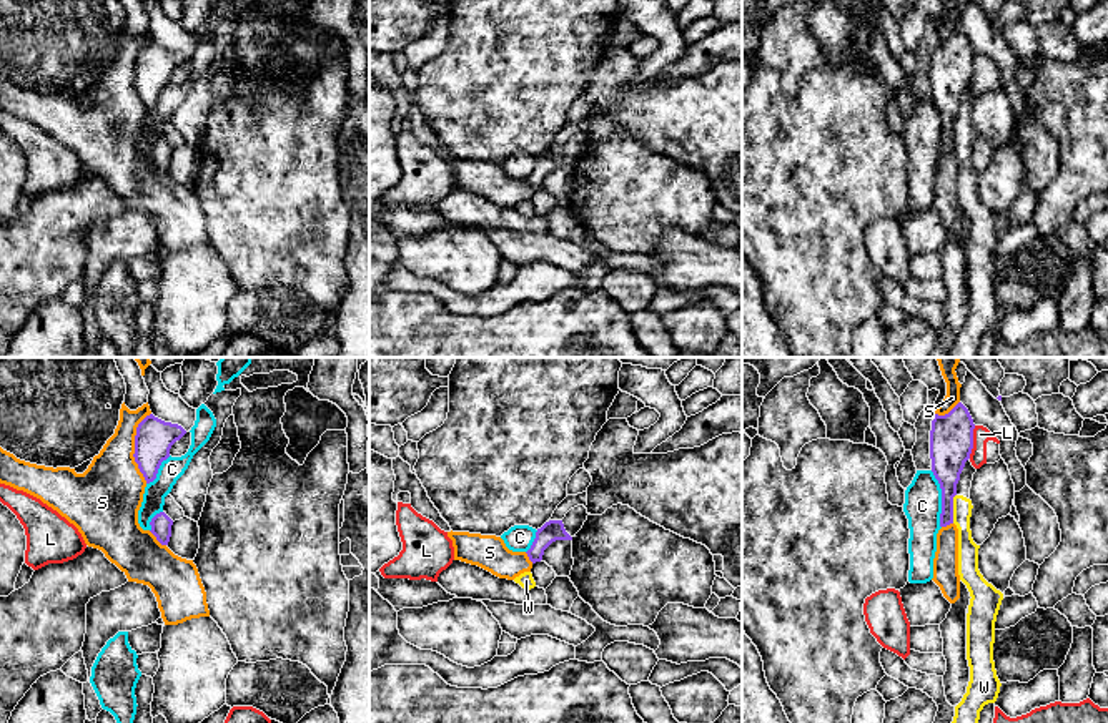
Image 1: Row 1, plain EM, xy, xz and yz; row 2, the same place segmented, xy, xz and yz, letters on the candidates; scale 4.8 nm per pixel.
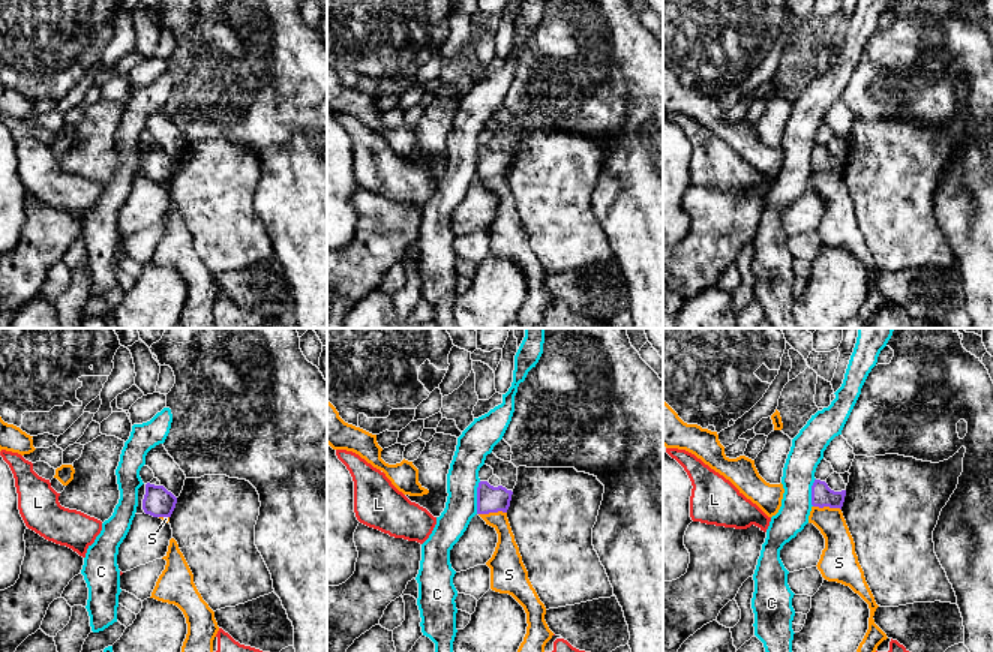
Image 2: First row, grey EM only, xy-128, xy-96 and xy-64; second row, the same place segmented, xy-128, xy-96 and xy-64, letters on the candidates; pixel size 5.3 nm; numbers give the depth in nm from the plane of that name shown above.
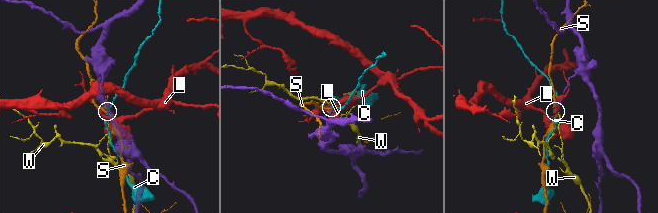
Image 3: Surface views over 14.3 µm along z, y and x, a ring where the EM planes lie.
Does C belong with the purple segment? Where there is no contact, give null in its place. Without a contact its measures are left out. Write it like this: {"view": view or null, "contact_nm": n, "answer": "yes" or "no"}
{"view": "yz", "contact_nm": 280, "answer": "no"}

